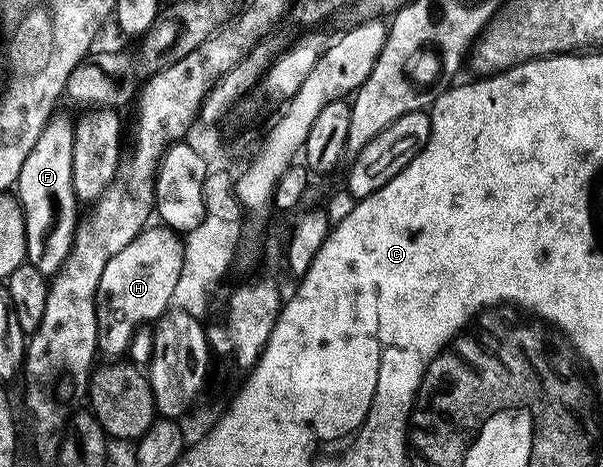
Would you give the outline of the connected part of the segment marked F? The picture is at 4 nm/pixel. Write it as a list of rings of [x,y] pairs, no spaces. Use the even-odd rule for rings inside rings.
[[[62,111],[53,114],[35,142],[16,182],[16,195],[24,209],[27,262],[46,276],[55,275],[72,248],[80,217],[79,200],[73,189],[73,143],[75,122]]]

